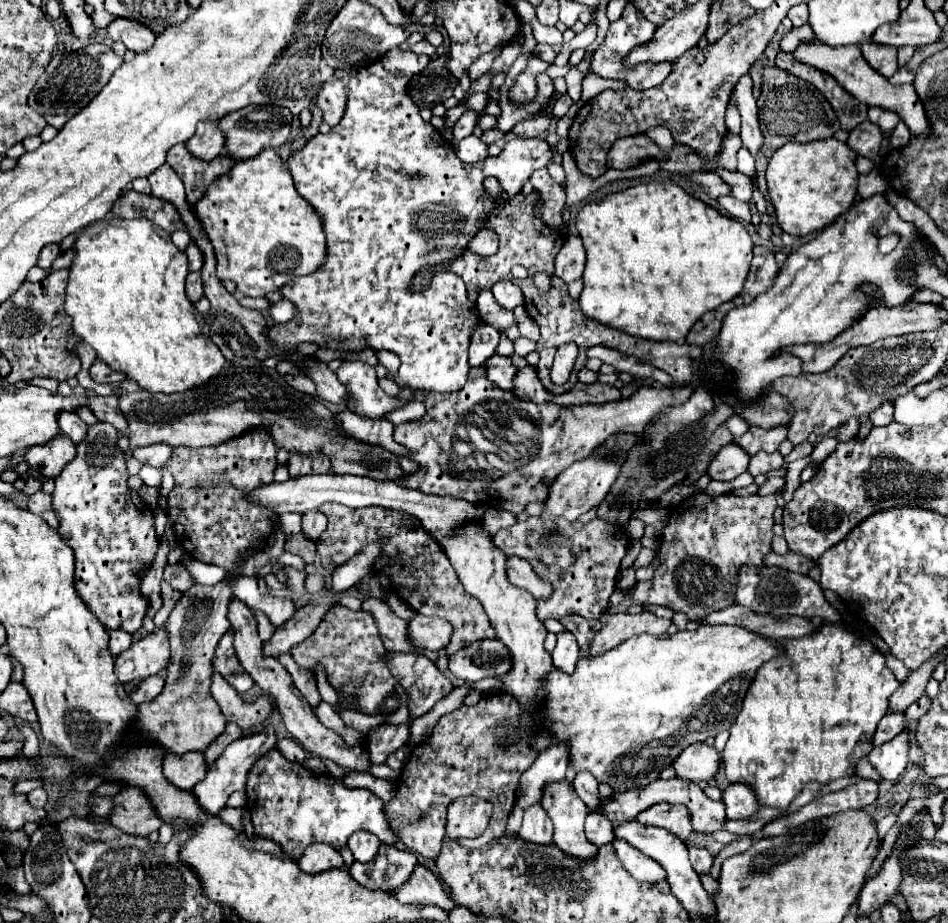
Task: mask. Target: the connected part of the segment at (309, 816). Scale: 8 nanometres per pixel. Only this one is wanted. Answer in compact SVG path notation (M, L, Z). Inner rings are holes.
M277 748L261 756L247 778L247 810L251 814L255 834L275 840L291 860L299 860L313 842L325 842L339 850L357 830L375 834L381 842L397 840L385 824L383 802L367 788L345 788L329 774L313 776L303 764L289 762Z

